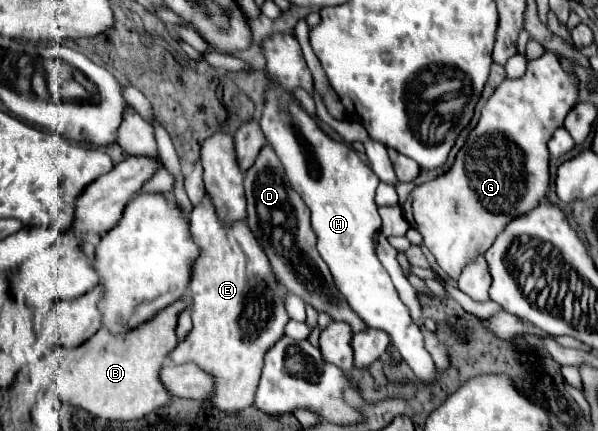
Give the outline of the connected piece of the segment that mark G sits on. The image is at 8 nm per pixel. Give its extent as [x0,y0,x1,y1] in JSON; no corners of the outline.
[410,51,578,279]

